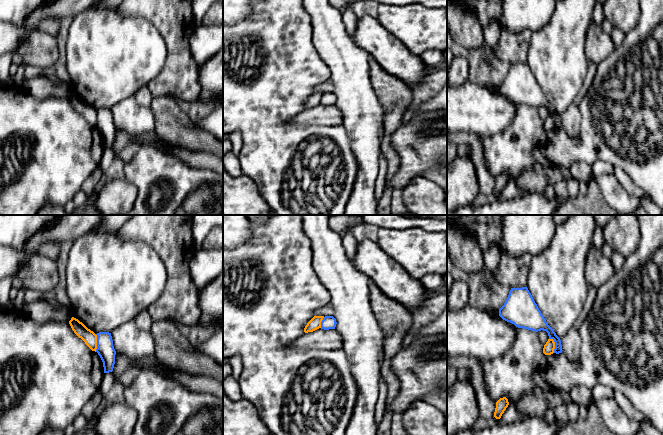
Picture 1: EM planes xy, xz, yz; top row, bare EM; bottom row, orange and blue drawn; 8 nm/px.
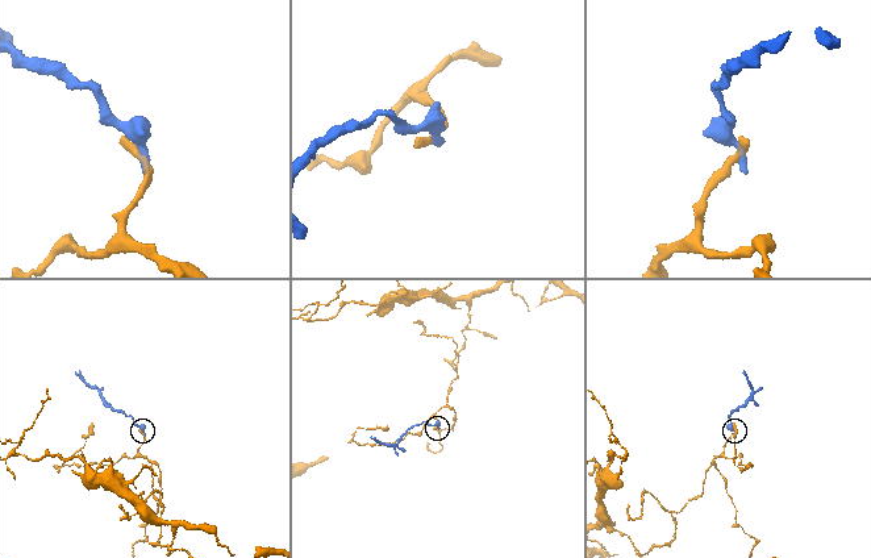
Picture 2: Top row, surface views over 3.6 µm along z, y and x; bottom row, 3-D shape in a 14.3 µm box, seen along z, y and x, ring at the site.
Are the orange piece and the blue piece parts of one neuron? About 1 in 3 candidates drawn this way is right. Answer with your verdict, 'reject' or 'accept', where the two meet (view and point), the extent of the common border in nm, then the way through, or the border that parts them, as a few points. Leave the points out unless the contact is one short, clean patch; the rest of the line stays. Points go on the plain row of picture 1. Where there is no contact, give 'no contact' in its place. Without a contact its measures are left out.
reject; meets orange in xy at (96, 119); contact 140 nm long; border along xy (95, 110), (96, 127)

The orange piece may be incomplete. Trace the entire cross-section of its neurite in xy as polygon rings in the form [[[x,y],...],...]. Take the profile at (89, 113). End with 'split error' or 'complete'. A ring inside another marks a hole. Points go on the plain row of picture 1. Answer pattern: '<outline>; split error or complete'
[[[74,93],[71,94],[69,100],[74,109],[81,114],[92,127],[96,128],[97,111]]]; complete

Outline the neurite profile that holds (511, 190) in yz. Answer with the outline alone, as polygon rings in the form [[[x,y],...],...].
[[[509,180],[500,195],[496,195],[494,192],[489,195],[484,195],[479,193],[475,197],[471,205],[477,207],[477,206],[482,206],[485,204],[492,203],[496,200],[504,201],[504,200],[510,200],[518,197],[524,197],[531,193],[533,192],[526,189],[522,189],[518,187],[513,180]]]

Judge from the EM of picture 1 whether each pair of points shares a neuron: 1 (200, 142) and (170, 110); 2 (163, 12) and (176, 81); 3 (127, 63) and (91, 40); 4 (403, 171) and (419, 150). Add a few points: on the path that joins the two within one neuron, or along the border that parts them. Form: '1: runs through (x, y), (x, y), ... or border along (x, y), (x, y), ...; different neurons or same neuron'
1: runs through (192, 134), (176, 118); same neuron
2: runs through (176, 29), (176, 64); same neuron
3: runs through (118, 55), (110, 55), (100, 45); same neuron
4: runs through (408, 166), (417, 155); same neuron

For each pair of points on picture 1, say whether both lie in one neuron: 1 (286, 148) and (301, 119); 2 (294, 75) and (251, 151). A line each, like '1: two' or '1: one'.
1: two
2: one

